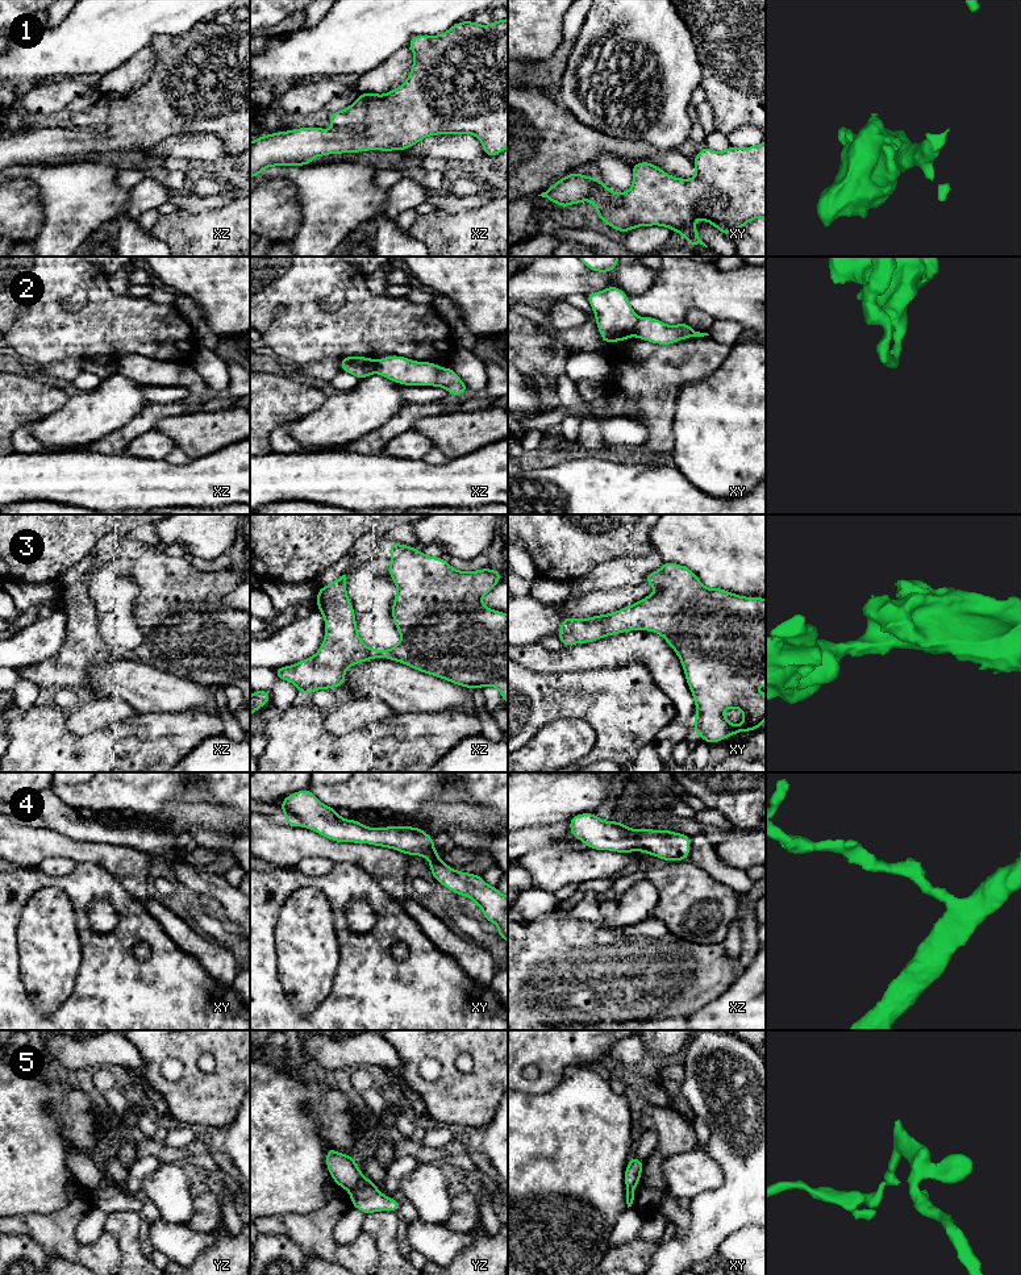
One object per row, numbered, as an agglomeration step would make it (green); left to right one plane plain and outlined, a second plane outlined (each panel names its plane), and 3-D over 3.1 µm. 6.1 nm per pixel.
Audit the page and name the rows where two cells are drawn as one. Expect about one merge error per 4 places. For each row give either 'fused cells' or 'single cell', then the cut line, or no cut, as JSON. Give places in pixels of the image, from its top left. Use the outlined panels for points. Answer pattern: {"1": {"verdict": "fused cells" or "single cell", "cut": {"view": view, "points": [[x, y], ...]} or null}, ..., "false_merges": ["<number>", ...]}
{"1": {"verdict": "single cell", "cut": null}, "2": {"verdict": "fused cells", "cut": {"view": "xy", "points": [[638, 319], [632, 334]]}}, "3": {"verdict": "single cell", "cut": null}, "4": {"verdict": "single cell", "cut": null}, "5": {"verdict": "fused cells", "cut": {"view": "yz", "points": [[363, 1176], [349, 1191]]}}, "false_merges": ["2", "5"]}

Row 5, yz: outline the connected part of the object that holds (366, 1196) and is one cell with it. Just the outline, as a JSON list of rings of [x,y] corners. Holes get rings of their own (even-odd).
[[[366,1176],[350,1191],[350,1199],[353,1207],[364,1214],[380,1211],[397,1212],[400,1208],[400,1201],[383,1195]]]

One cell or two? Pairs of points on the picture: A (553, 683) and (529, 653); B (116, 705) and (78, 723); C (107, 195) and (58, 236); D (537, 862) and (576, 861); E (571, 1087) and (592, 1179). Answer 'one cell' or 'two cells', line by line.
A: two cells
B: one cell
C: one cell
D: one cell
E: one cell

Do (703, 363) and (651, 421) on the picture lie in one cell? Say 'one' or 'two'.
one

